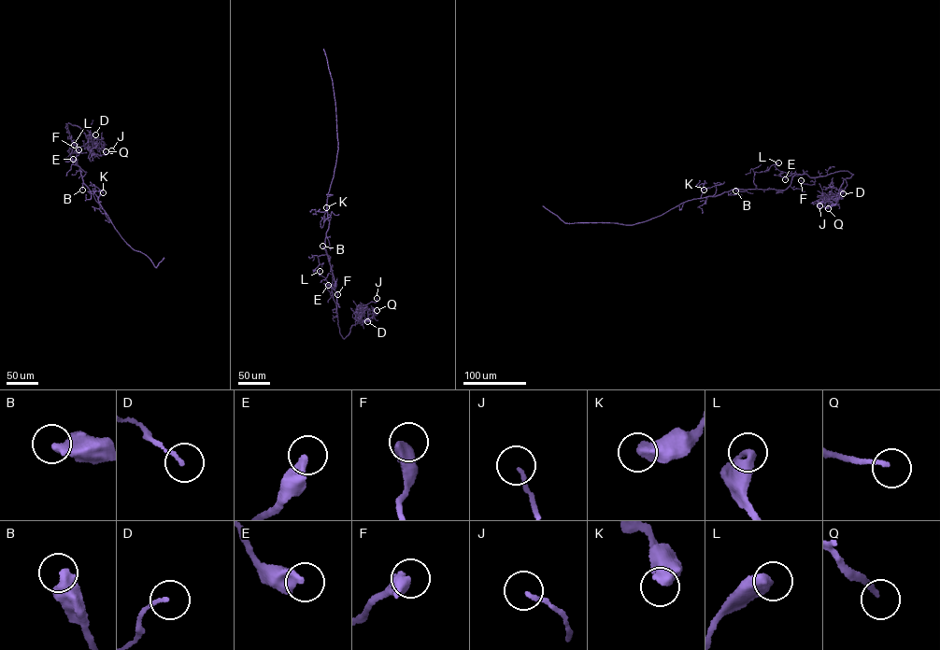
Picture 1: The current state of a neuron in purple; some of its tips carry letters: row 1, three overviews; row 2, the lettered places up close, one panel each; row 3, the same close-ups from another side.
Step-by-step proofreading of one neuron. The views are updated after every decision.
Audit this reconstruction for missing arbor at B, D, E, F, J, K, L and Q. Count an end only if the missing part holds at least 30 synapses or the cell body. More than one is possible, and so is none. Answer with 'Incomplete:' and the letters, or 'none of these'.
Incomplete: none of these

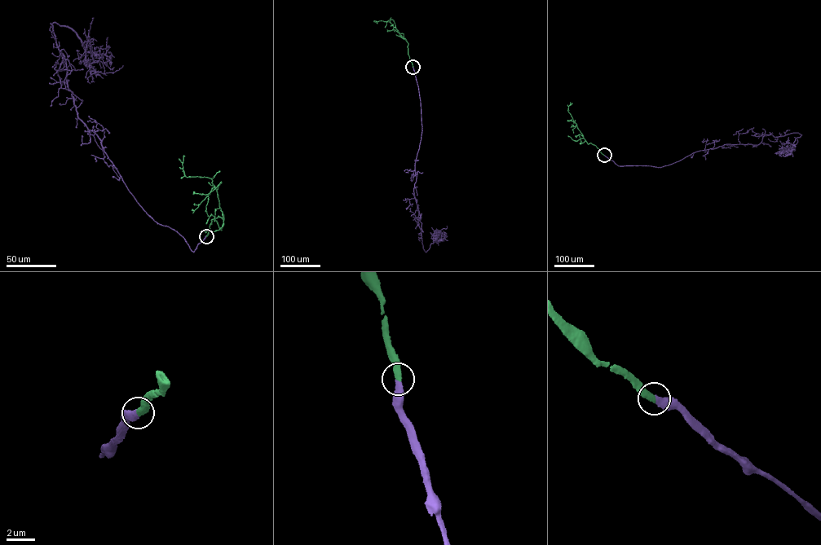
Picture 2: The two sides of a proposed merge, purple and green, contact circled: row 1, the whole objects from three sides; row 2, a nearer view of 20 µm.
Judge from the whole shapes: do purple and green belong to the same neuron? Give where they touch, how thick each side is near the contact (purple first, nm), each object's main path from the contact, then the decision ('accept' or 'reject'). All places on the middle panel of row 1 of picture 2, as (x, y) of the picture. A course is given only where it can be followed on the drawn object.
place (412, 67); calibres 400 and 400 nm; course purple (412, 67), (422, 131), (415, 164), (414, 192), (425, 252), (437, 241), (438, 230), (447, 226); course green (412, 67), (407, 41), (390, 23), (376, 22); accept

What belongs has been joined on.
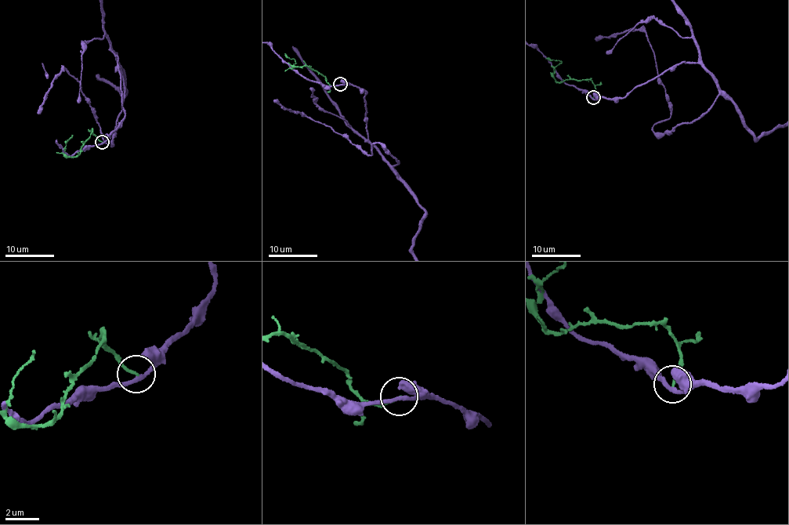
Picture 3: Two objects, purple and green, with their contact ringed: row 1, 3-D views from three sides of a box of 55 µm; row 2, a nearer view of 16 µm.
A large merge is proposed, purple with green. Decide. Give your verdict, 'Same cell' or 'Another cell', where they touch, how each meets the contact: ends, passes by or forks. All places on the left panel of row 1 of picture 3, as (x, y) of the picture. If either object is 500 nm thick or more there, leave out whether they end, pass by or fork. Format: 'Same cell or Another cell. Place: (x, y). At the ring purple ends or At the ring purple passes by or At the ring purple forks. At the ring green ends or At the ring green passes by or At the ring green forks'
Another cell. Place: (102, 142). At the ring purple passes by. At the ring green ends

